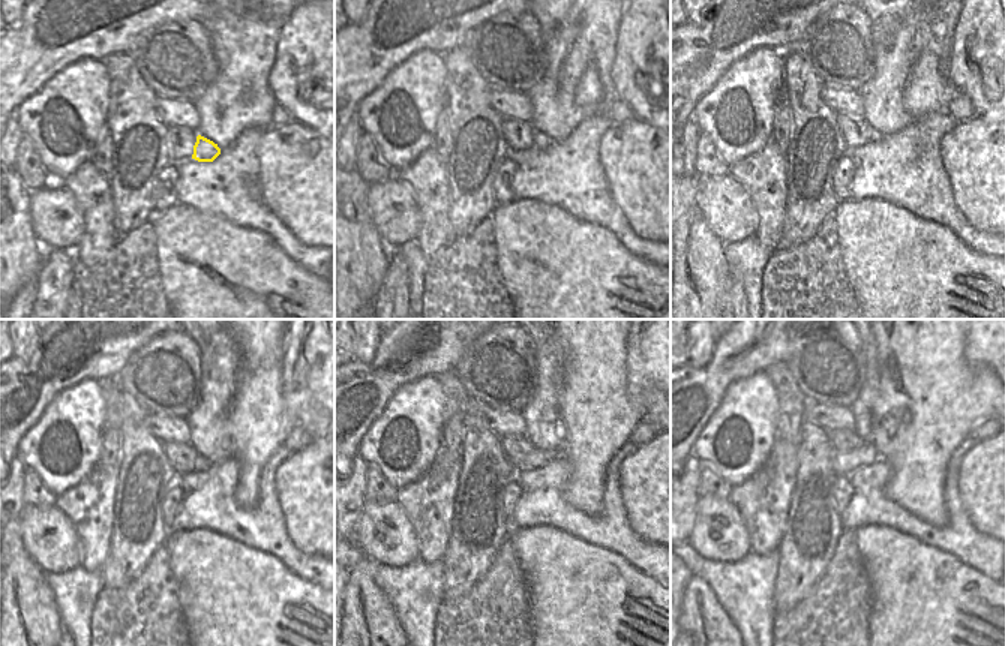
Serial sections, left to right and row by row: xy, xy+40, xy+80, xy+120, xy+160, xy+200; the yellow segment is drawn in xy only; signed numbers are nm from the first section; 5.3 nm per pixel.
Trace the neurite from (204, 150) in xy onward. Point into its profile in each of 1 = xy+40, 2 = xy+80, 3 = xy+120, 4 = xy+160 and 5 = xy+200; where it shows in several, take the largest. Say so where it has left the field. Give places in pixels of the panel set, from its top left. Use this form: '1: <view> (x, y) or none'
1: xy+40 (540, 141)
2: xy+80 (873, 135)
3: xy+120 (201, 463)
4: xy+160 (536, 459)
5: xy+200 (843, 463)

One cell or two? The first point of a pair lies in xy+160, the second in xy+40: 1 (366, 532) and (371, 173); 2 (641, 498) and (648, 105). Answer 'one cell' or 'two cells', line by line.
1: two cells
2: two cells

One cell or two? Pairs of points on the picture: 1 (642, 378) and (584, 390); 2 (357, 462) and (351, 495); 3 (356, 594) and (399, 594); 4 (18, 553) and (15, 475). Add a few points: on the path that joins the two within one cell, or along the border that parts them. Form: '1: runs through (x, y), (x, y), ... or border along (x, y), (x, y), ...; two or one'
1: border along (626, 345), (626, 390), (630, 394), (654, 390); two
2: runs through (357, 469), (351, 487); one
3: border along (360, 568), (384, 595), (401, 625); two
4: border along (15, 517), (18, 519); two

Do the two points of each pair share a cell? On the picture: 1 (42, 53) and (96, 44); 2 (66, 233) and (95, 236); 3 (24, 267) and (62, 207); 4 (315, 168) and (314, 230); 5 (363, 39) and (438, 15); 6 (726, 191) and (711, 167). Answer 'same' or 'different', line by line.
1: same
2: different
3: different
4: same
5: same
6: different

